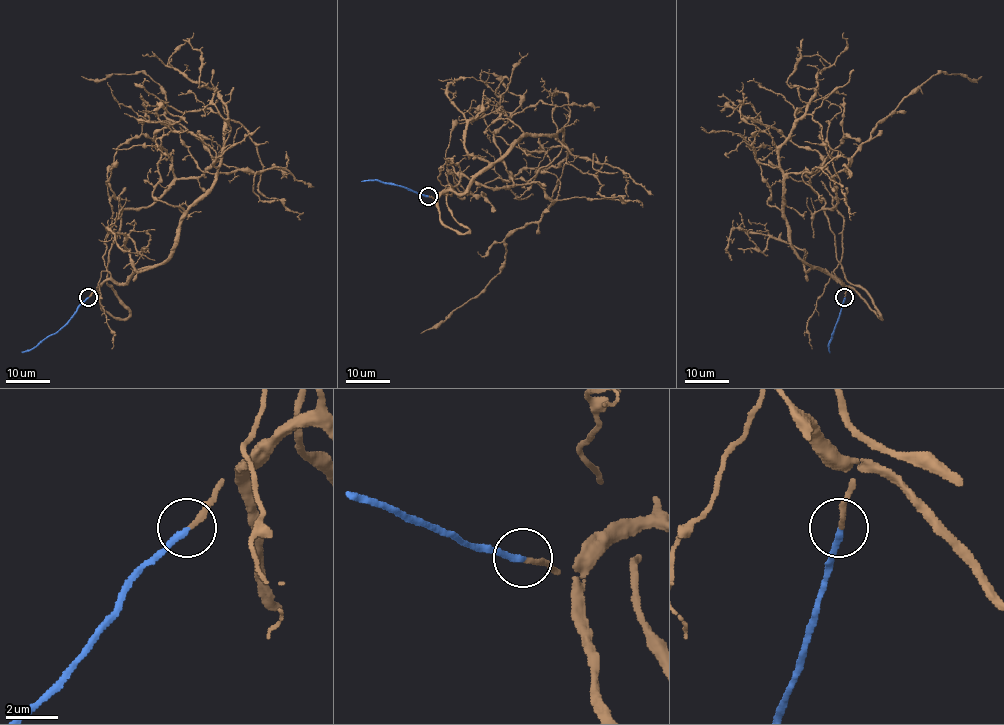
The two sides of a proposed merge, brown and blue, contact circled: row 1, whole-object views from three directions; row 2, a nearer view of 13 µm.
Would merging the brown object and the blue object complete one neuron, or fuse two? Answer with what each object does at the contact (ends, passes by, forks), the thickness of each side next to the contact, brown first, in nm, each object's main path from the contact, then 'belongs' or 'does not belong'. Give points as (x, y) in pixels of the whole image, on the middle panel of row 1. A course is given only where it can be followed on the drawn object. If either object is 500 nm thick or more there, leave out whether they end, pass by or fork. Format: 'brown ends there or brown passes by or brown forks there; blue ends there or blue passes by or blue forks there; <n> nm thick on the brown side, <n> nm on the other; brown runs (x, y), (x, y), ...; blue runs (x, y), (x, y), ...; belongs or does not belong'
brown ends there; blue ends there; 200 nm thick on the brown side, 240 nm on the other; brown runs (428, 195), (461, 232), (446, 198), (462, 176), (536, 182), (551, 202), (505, 239), (483, 289), (421, 333); blue runs (427, 195), (397, 185), (361, 181); belongs

